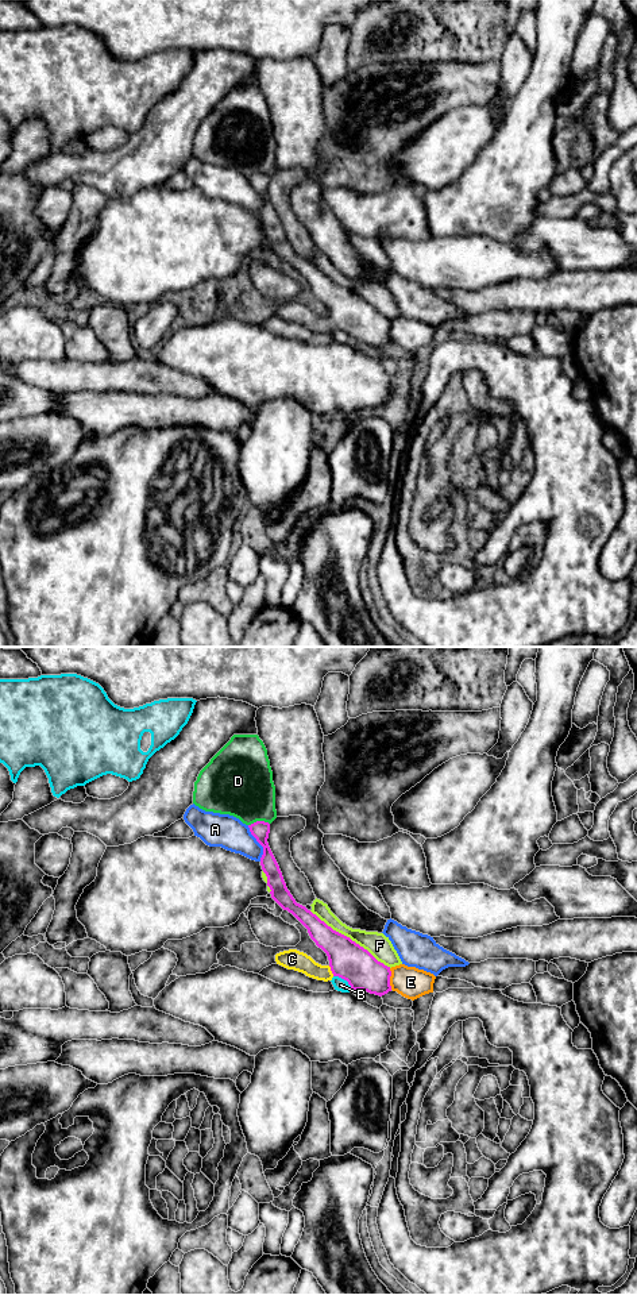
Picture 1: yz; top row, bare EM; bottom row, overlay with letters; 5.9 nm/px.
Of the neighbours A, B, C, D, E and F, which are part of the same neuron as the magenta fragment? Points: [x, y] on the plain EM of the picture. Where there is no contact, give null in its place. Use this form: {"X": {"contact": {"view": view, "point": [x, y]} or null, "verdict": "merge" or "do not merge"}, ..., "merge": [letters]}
{"A": {"contact": {"view": "yz", "point": [258, 193]}, "verdict": "do not merge"}, "B": {"contact": {"view": "yz", "point": [344, 331]}, "verdict": "do not merge"}, "C": {"contact": {"view": "yz", "point": [331, 322]}, "verdict": "merge"}, "D": {"contact": {"view": "yz", "point": [258, 173]}, "verdict": "do not merge"}, "E": {"contact": {"view": "yz", "point": [389, 331]}, "verdict": "do not merge"}, "F": {"contact": {"view": "yz", "point": [348, 289]}, "verdict": "do not merge"}, "merge": ["C"]}

